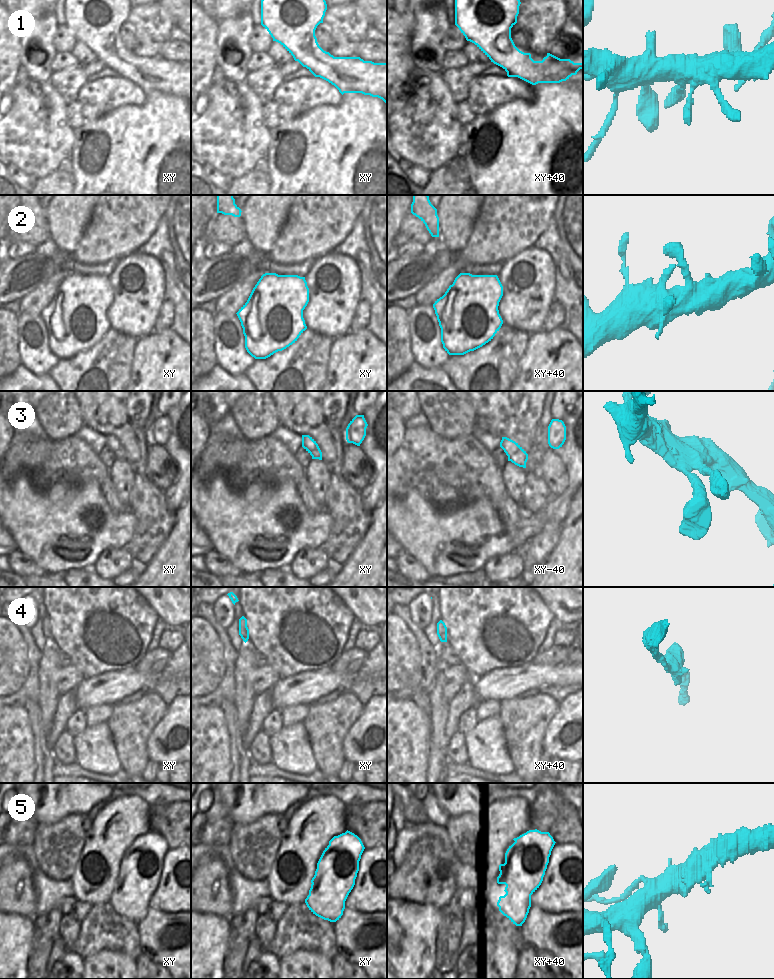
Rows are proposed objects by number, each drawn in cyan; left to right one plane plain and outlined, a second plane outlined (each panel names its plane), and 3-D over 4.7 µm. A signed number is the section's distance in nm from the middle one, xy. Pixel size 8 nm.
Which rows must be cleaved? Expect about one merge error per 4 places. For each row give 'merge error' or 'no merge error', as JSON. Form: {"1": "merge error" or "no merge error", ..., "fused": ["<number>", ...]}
{"1": "no merge error", "2": "no merge error", "3": "no merge error", "4": "no merge error", "5": "no merge error", "fused": []}

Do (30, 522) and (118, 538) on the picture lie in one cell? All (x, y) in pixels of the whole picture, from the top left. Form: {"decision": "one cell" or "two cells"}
{"decision": "one cell"}

